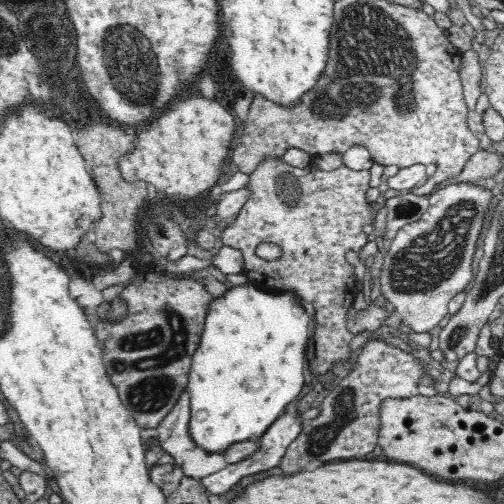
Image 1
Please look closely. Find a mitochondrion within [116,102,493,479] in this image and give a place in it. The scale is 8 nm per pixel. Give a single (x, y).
(429, 261)

